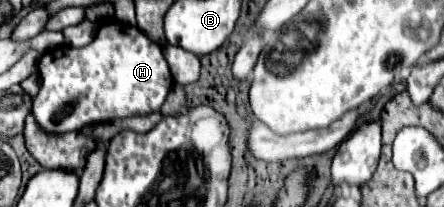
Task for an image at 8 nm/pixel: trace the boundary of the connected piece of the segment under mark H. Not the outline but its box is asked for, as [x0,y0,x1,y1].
[32,21,172,133]

